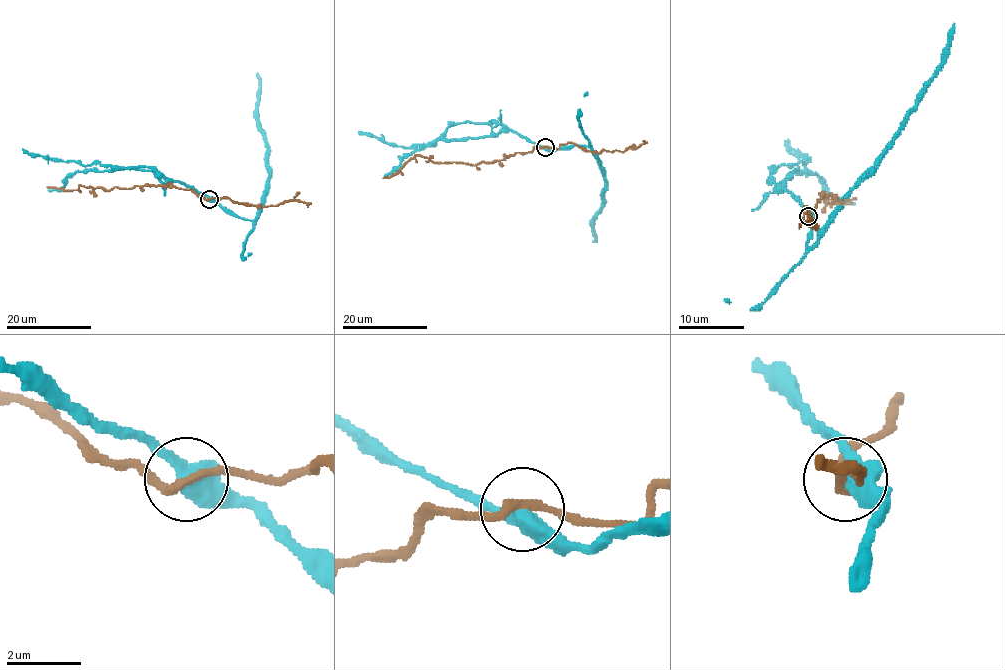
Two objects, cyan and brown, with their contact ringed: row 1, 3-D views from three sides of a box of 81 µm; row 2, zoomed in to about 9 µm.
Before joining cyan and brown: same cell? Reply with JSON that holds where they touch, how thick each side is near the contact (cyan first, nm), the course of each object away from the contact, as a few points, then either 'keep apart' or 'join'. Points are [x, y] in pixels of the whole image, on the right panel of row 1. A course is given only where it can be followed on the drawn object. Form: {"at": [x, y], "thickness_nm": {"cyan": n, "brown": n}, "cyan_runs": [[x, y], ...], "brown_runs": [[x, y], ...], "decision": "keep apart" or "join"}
{"at": [808, 216], "thickness_nm": {"cyan": 360, "brown": 240}, "cyan_runs": [[809, 215], [815, 220], [807, 248], [915, 104], [941, 64], [954, 23]], "brown_runs": [[809, 215], [817, 201], [836, 196], [833, 202], [822, 196], [825, 202], [843, 202], [856, 198]], "decision": "keep apart"}

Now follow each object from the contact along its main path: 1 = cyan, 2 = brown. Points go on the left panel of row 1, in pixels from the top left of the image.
1: (209, 198), (244, 219), (252, 220), (259, 214), (269, 167), (266, 138), (259, 126), (260, 81), (256, 73)
2: (209, 198), (200, 197), (193, 191), (166, 186), (114, 187), (111, 190), (80, 186), (75, 190), (47, 187)

